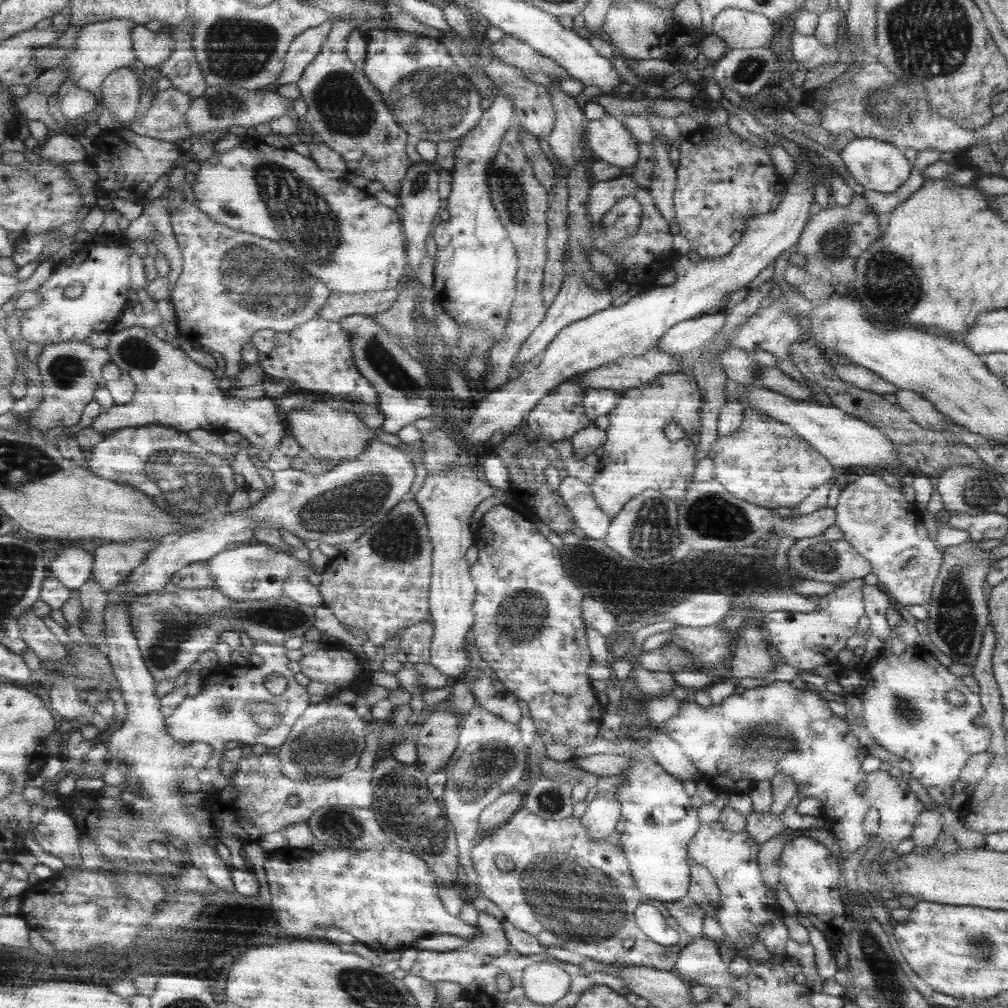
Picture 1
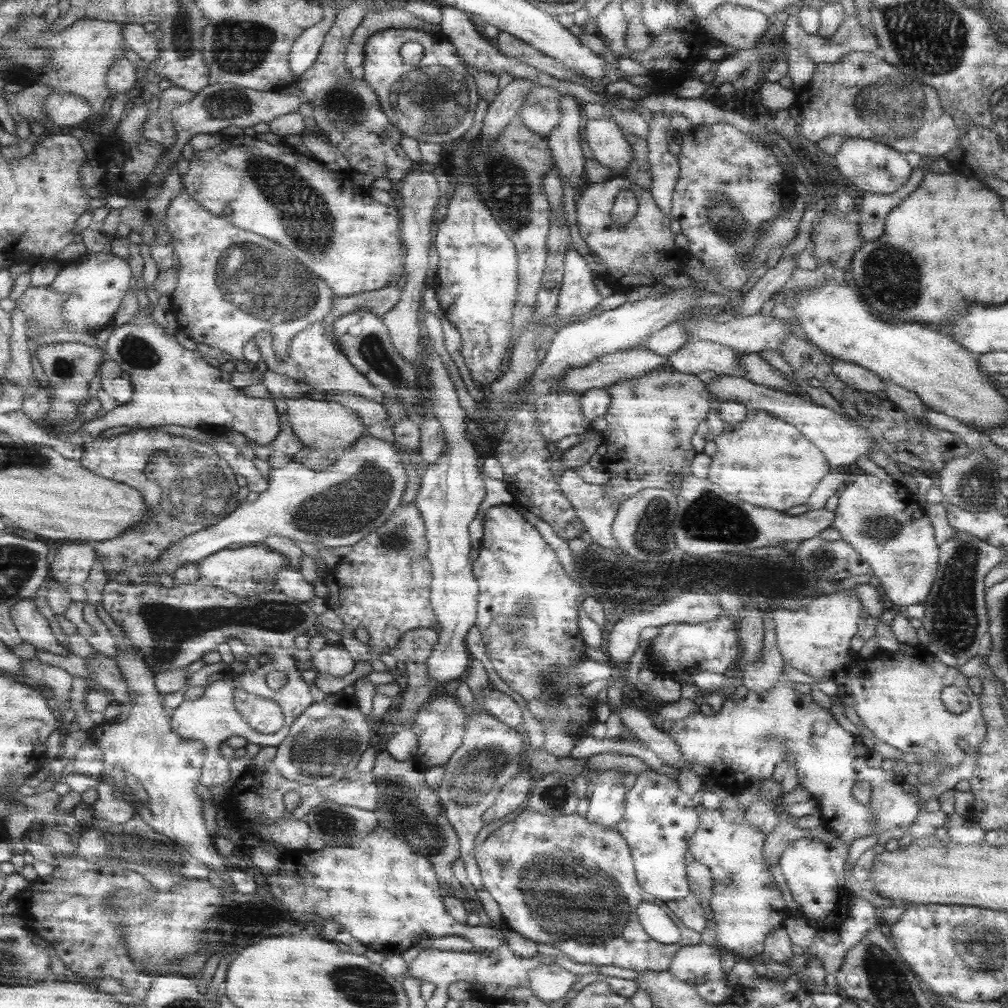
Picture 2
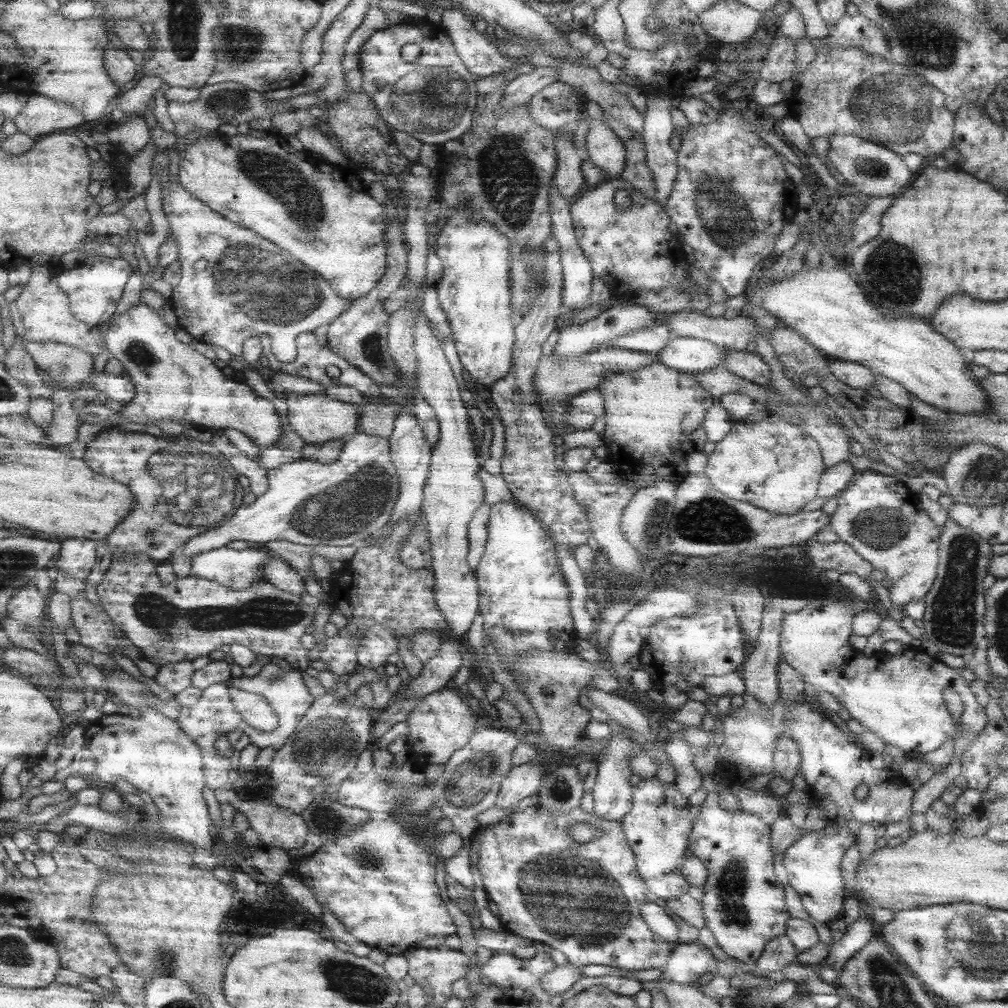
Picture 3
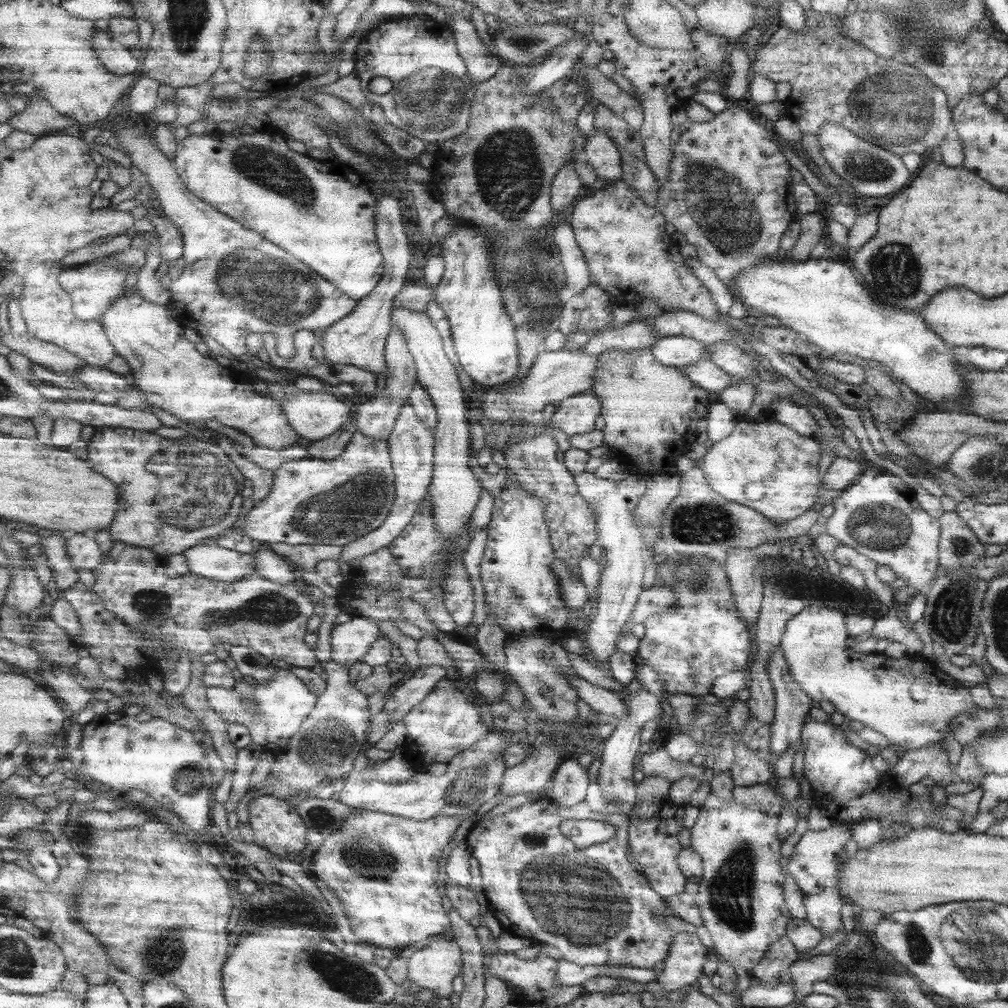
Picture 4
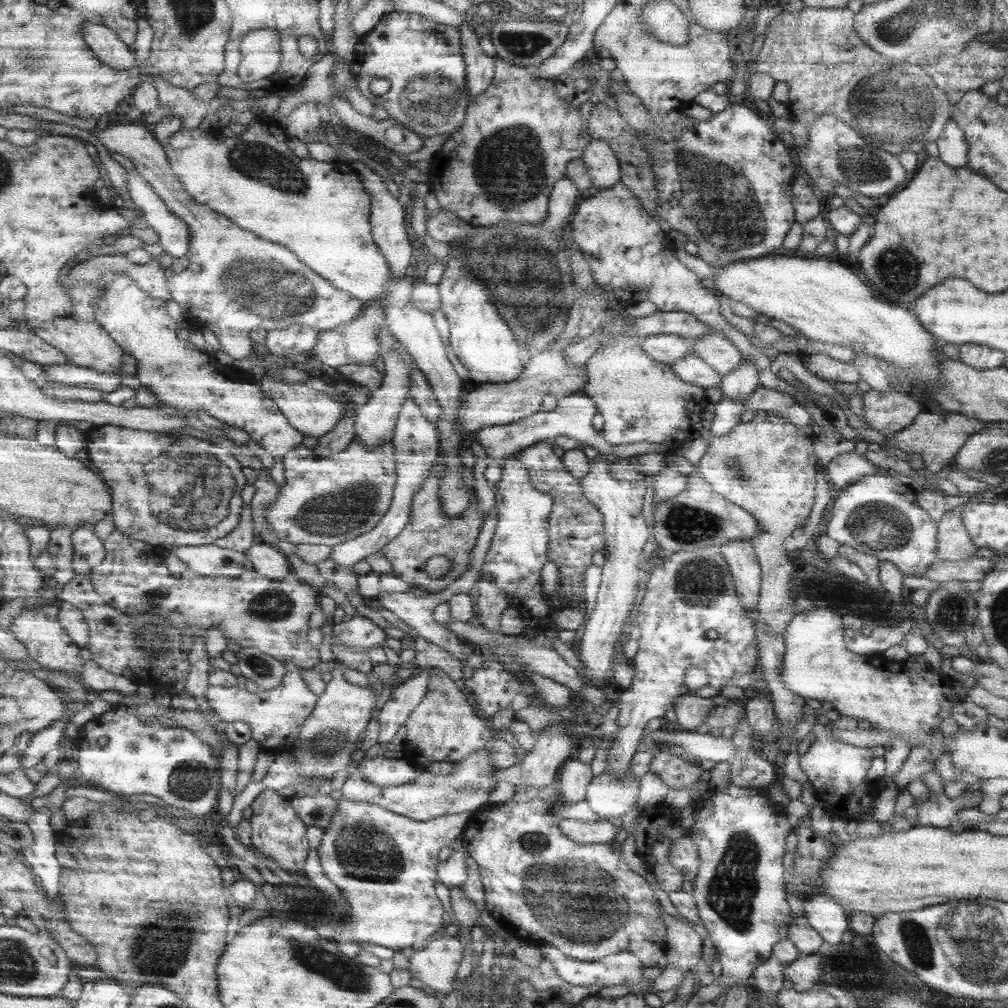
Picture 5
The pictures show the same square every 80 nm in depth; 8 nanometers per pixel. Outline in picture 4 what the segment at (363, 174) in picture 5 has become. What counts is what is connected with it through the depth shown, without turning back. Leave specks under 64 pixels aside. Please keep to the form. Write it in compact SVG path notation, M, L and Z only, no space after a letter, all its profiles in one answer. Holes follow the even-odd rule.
M387 192L377 197L376 230L379 248L384 256L384 275L365 298L358 300L354 311L342 318L339 323L329 327L319 343L323 346L325 358L339 364L358 366L373 374L387 376L388 364L386 359L386 344L393 329L392 314L394 311L395 297L409 284L408 274L412 270L411 264L414 258L411 240L403 222L403 210L399 200L388 197Z

